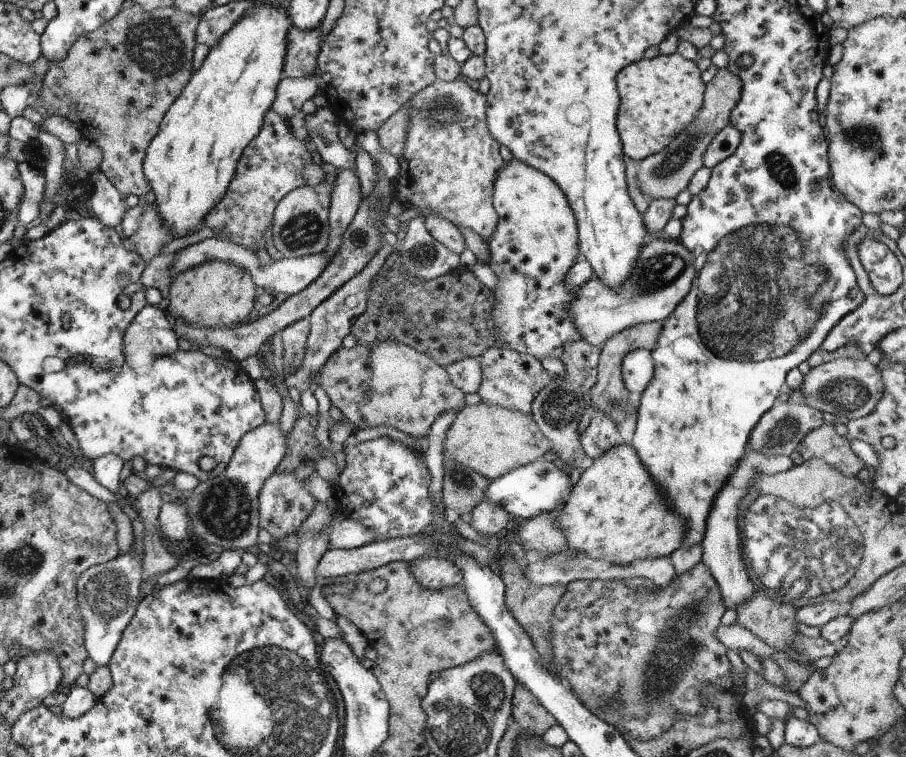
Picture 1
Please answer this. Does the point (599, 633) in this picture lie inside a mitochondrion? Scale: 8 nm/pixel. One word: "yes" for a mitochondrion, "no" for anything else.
no

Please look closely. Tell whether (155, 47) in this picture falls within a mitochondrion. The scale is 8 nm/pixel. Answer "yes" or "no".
yes

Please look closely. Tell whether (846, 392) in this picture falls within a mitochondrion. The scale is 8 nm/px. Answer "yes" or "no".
yes

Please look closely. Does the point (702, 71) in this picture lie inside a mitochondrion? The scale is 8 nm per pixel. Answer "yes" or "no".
no

